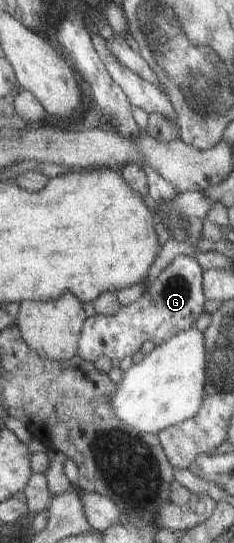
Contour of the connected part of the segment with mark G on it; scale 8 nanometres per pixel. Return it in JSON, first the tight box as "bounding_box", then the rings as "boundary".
{"bounding_box":[75,254,207,363],"boundary":[[[179,254],[135,301],[119,306],[112,315],[87,317],[79,333],[75,354],[92,363],[98,356],[120,361],[123,357],[132,357],[144,341],[160,345],[178,332],[192,327],[207,301],[202,291],[201,273],[200,265],[192,255]]]}

